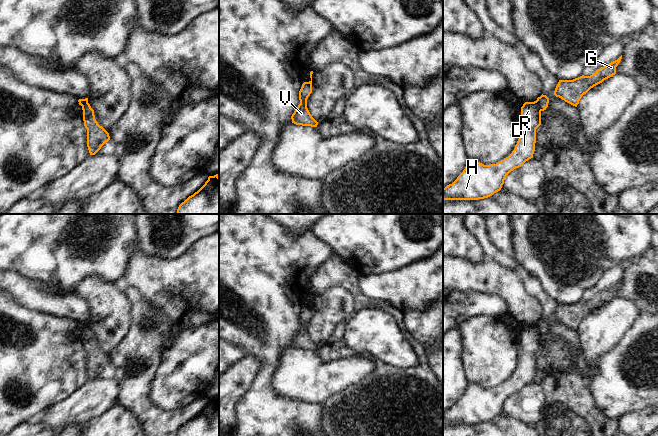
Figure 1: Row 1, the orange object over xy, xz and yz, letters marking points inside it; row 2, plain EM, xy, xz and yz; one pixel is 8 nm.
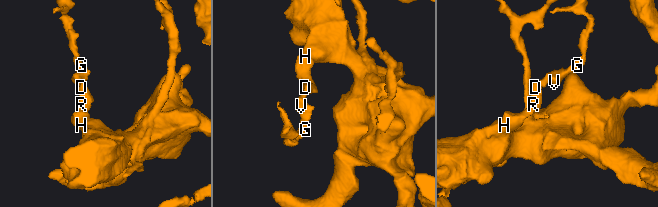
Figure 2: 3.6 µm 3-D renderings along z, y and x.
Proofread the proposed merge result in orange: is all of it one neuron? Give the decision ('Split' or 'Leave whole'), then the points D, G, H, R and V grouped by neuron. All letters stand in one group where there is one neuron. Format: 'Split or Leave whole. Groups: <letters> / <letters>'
Split. Groups: D H R / G V.

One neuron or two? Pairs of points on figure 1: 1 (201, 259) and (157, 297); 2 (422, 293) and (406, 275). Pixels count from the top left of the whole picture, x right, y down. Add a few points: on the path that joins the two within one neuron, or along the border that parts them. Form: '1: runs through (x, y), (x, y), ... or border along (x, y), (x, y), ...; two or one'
1: runs through (190, 270), (174, 286), (168, 286); one
2: runs through (418, 289), (409, 279); one

